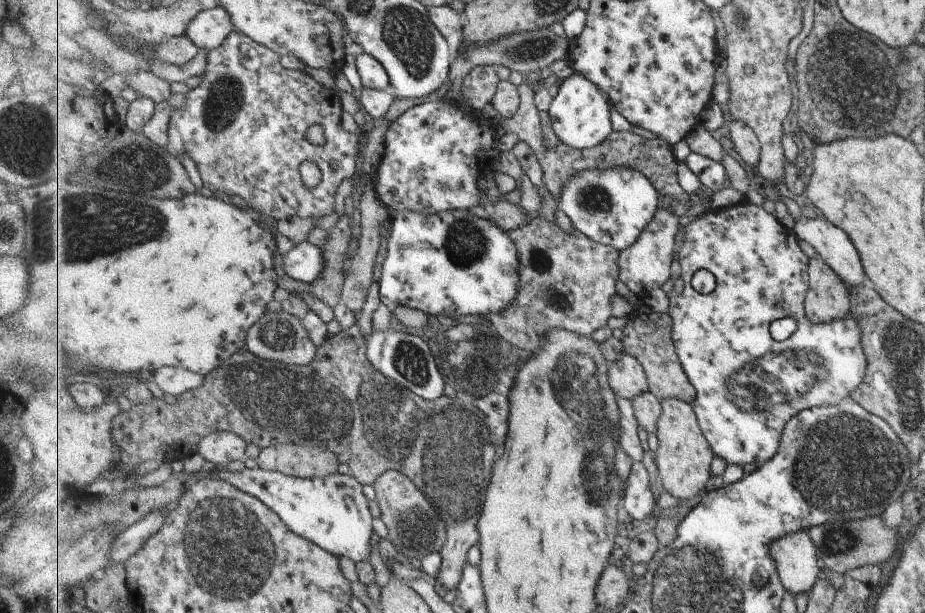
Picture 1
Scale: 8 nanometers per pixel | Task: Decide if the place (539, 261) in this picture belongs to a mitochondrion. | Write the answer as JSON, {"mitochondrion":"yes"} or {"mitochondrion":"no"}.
{"mitochondrion":"yes"}

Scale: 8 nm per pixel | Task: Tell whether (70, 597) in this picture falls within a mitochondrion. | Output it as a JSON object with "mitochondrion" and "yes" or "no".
{"mitochondrion":"no"}

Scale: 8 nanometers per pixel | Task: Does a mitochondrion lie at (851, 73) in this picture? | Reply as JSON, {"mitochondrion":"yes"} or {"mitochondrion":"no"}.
{"mitochondrion":"yes"}

